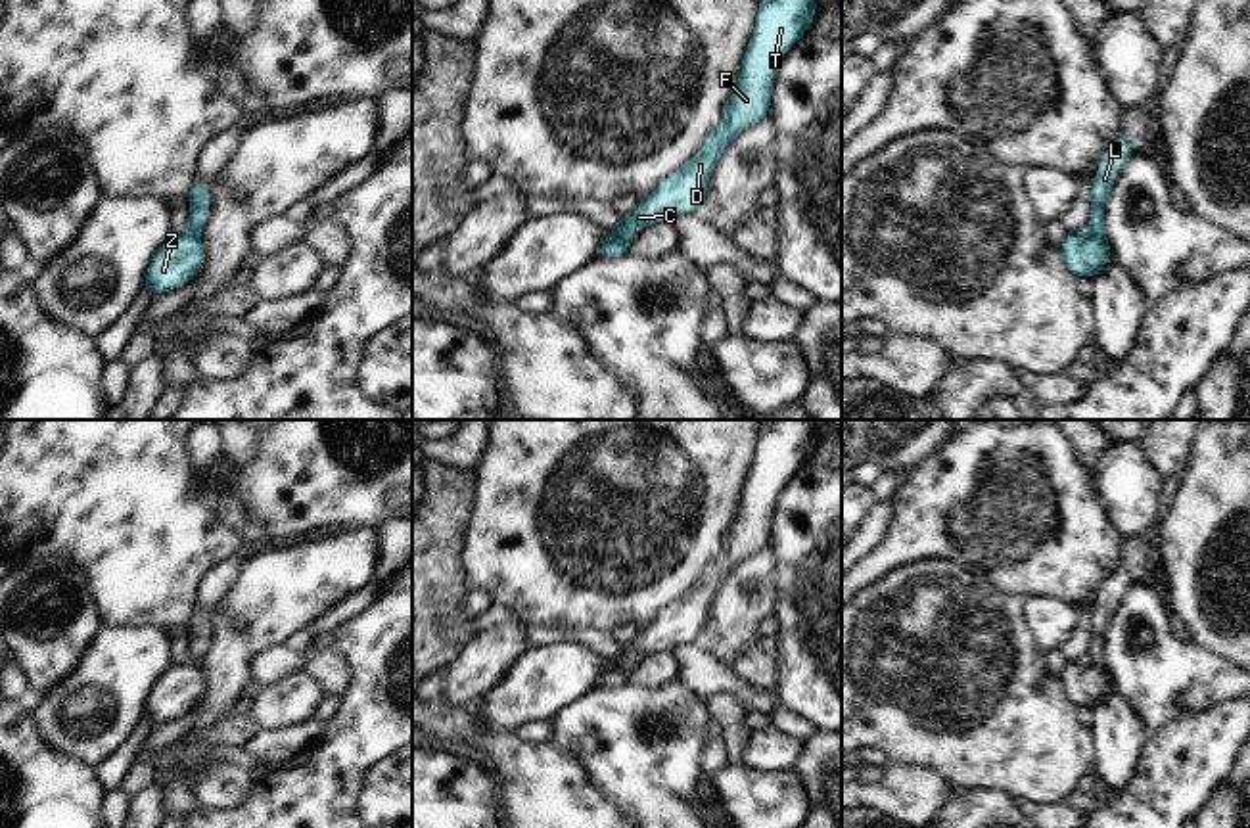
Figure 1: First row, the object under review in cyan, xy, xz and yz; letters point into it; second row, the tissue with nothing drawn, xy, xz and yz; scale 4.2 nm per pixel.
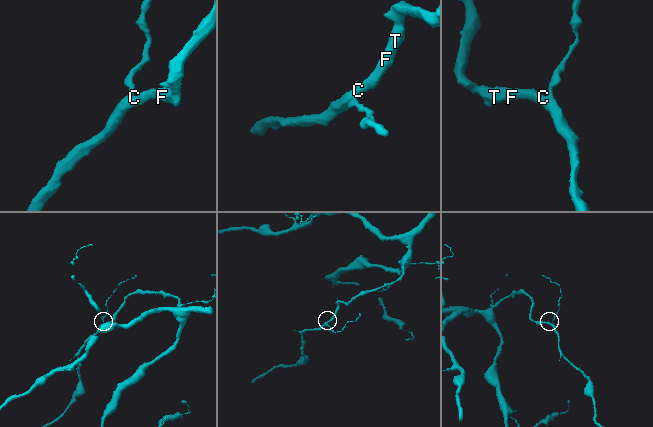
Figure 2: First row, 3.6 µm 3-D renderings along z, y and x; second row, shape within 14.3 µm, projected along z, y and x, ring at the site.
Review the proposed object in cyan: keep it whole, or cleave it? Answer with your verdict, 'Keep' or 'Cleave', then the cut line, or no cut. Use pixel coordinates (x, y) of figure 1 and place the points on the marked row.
Keep. No split

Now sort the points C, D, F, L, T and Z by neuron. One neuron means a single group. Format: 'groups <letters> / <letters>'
groups C D F L T Z

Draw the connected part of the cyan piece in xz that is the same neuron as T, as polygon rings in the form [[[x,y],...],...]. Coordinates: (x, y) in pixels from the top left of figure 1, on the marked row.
[[[761,0],[755,13],[755,27],[748,40],[748,50],[740,61],[740,75],[730,98],[725,102],[723,121],[715,126],[711,136],[696,155],[686,161],[679,171],[665,176],[654,192],[629,215],[623,215],[621,224],[613,228],[612,238],[602,238],[598,257],[617,259],[629,253],[629,238],[656,222],[671,222],[681,213],[698,213],[702,199],[709,190],[711,171],[729,148],[734,136],[748,126],[763,121],[771,111],[771,90],[775,84],[776,69],[786,52],[809,31],[817,15],[817,0]]]

